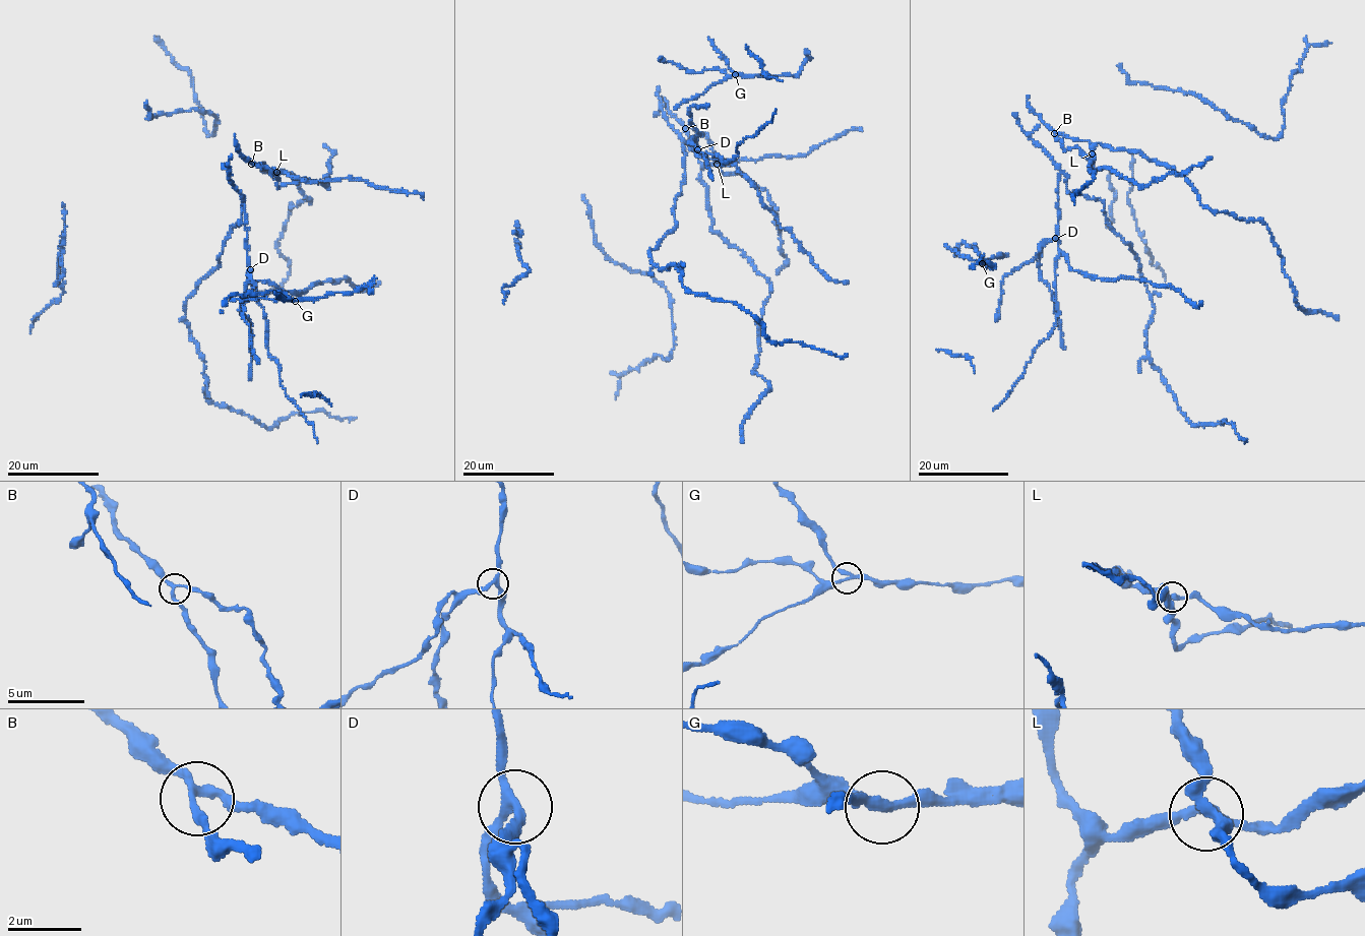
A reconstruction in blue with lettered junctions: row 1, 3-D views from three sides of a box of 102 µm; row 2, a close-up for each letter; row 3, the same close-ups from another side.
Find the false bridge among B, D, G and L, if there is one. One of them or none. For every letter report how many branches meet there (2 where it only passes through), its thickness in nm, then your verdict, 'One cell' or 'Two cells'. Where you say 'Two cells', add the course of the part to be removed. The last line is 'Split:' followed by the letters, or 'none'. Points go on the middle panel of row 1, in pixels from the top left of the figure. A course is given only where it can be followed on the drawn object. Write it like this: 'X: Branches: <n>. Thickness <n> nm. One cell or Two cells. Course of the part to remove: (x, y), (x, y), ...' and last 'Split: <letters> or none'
B: Branches: 3. Thickness 200 nm. One cell
D: Branches: 3. Thickness 220 nm. One cell
G: Branches: 3. Thickness 200 nm. Two cells. Course of the part to remove: (735, 74), (725, 74), (719, 69), (687, 71), (675, 63), (660, 60)
L: Branches: 3. Thickness 200 nm. One cell
Split: G

